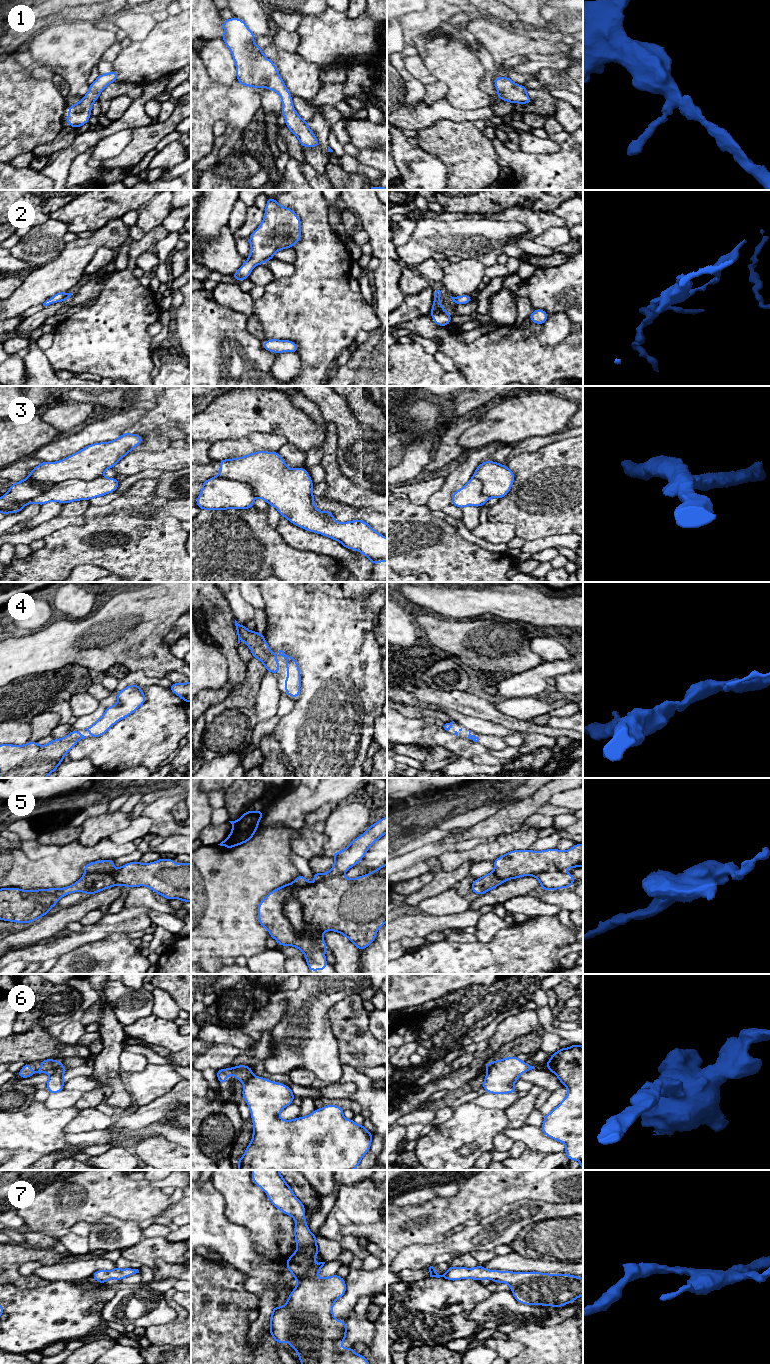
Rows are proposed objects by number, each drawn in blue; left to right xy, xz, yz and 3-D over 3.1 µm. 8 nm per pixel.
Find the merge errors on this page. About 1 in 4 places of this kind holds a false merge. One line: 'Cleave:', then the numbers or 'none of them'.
Cleave: 3, 5, 6

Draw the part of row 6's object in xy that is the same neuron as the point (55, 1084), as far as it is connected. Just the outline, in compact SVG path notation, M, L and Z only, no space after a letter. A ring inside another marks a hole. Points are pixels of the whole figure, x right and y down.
M57 1061L55 1068L49 1073L49 1079L45 1086L51 1094L59 1093L64 1089L63 1076L67 1070L61 1061Z

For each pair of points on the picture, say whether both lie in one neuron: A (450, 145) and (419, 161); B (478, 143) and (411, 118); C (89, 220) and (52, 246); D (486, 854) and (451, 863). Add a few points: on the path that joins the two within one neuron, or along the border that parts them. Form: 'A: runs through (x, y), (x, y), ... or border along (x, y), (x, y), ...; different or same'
A: border along (421, 146), (435, 155), (448, 171); different
B: border along (453, 120), (438, 119), (417, 130); different
C: border along (51, 217), (60, 220), (66, 226), (67, 231); different
D: runs through (477, 854), (460, 856); same

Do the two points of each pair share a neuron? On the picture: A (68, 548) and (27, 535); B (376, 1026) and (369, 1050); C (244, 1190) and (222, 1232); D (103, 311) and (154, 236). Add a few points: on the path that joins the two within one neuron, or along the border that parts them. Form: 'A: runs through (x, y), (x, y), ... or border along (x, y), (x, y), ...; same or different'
A: border along (58, 528), (45, 539); different
B: border along (368, 1013), (368, 1028), (376, 1038); different
C: border along (223, 1198), (224, 1216), (242, 1225), (249, 1232); different
D: runs through (122, 292), (122, 285), (135, 253); same

